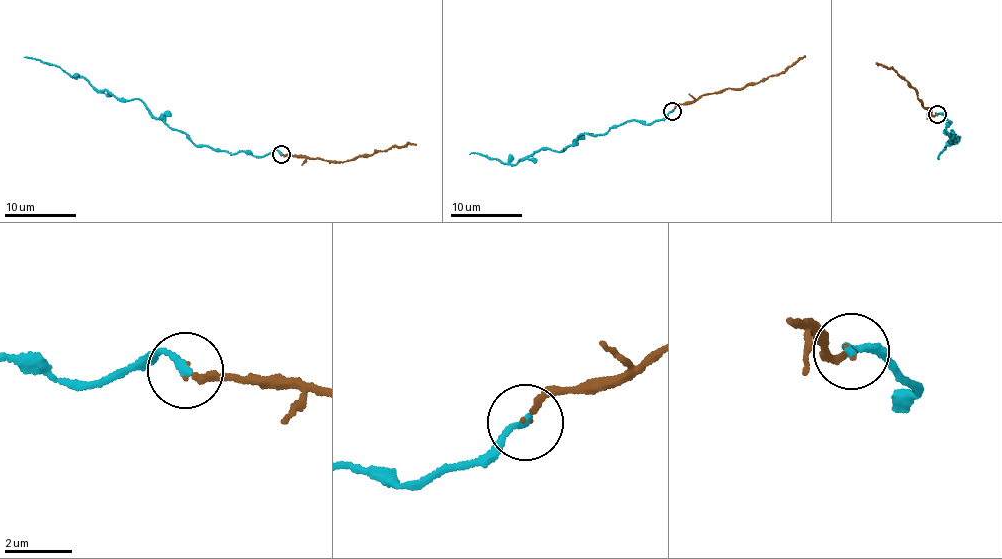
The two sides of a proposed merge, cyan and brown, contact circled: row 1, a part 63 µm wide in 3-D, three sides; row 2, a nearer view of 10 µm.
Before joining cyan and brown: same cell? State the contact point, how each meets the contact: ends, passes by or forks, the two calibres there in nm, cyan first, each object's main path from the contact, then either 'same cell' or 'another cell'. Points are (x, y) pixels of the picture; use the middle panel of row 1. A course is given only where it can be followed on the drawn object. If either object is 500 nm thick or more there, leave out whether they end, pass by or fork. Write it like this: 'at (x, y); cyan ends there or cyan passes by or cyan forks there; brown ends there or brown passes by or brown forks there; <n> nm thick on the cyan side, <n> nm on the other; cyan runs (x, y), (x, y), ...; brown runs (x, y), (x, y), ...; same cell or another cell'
at (672, 111); cyan ends there; brown ends there; 200 nm thick on the cyan side, 130 nm on the other; cyan runs (672, 110), (646, 125), (636, 120), (604, 134), (581, 134), (567, 148), (540, 149), (516, 164), (470, 154); brown runs (674, 111), (676, 106), (702, 95), (759, 83), (789, 68), (805, 55); same cell

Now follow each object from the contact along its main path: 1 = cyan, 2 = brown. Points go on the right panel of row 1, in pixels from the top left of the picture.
1: (936, 115), (951, 123), (946, 128), (959, 140), (951, 142), (955, 135), (950, 131), (955, 143), (939, 158)
2: (936, 112), (933, 115), (924, 108), (907, 79), (889, 67), (875, 63)

